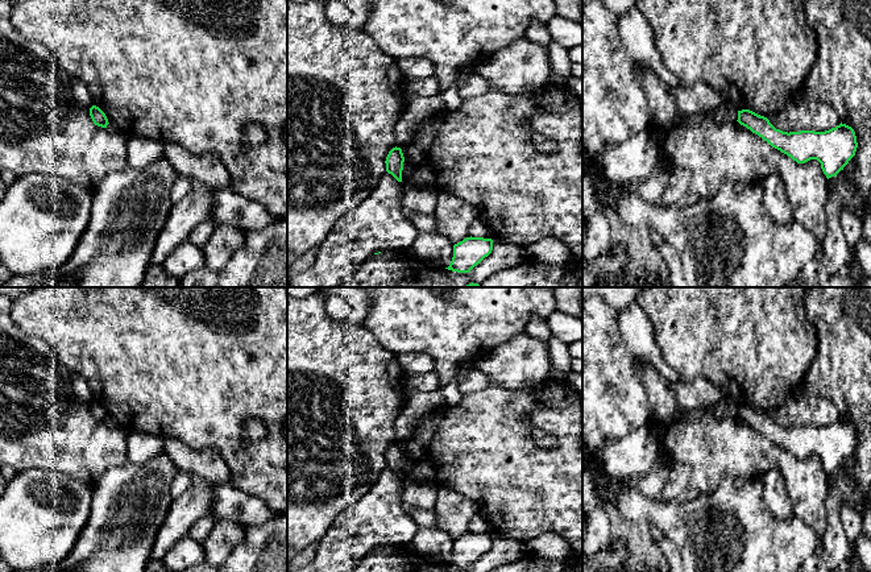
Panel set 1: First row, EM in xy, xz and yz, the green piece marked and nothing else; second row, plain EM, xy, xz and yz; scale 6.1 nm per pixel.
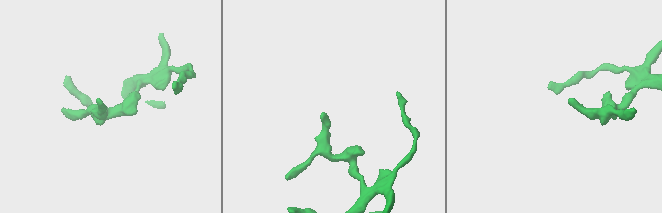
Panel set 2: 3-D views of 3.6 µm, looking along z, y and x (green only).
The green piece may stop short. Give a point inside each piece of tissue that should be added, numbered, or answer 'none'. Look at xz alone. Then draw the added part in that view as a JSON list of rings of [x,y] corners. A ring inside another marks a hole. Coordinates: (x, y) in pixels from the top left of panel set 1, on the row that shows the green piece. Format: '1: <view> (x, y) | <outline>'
none

